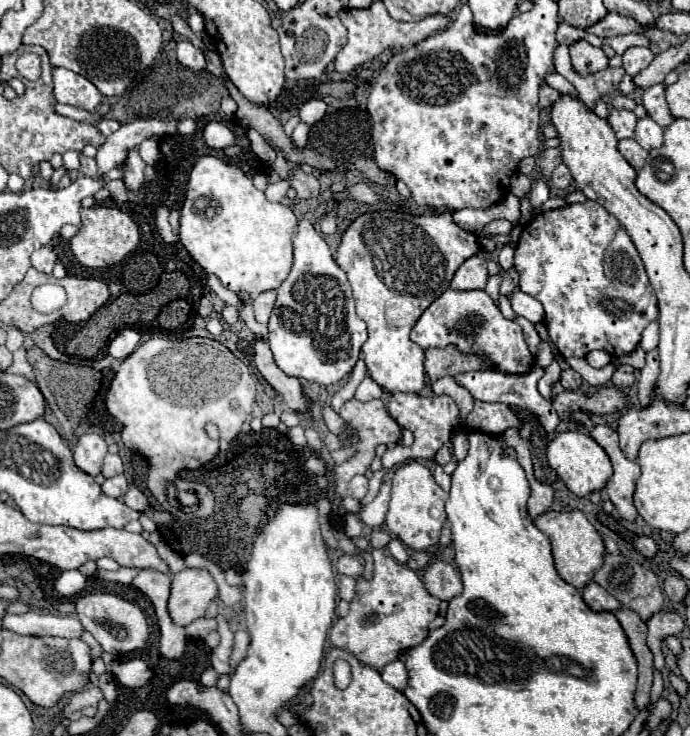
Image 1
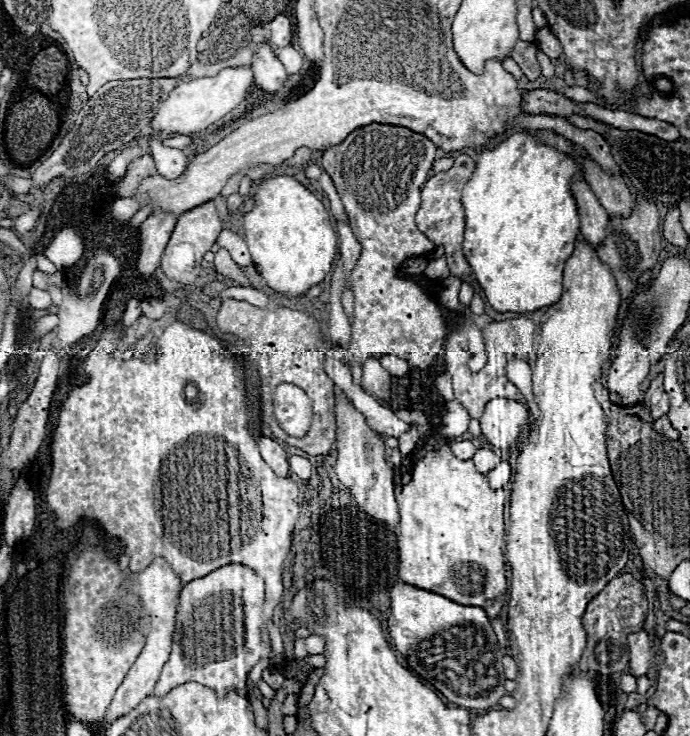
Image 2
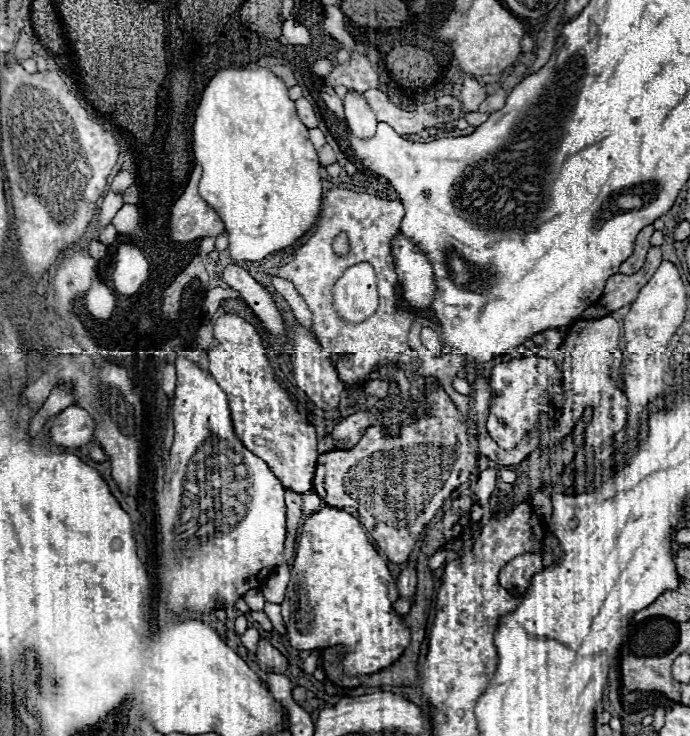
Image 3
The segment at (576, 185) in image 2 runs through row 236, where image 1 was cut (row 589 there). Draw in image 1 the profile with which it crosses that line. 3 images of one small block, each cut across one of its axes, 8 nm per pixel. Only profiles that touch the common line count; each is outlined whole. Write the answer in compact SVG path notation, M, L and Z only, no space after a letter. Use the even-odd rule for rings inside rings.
M590 582L582 590L582 598L596 612L616 612L618 608L622 608L622 604L614 596L610 596L602 586L598 586L596 582Z

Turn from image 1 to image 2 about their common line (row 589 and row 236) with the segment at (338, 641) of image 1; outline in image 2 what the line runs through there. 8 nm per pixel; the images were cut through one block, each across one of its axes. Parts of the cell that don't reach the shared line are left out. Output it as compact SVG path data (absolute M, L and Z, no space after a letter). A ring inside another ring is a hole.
M386 124L362 126L354 130L344 142L322 152L322 168L330 174L350 216L350 228L364 248L350 276L354 292L354 324L348 350L348 364L362 364L366 358L394 354L398 358L404 358L414 368L428 368L444 348L446 326L438 306L432 300L428 300L420 286L416 286L412 280L400 274L400 264L408 256L426 256L436 248L414 224L414 214L420 206L420 188L424 186L434 160L436 146L426 136L400 126Z

